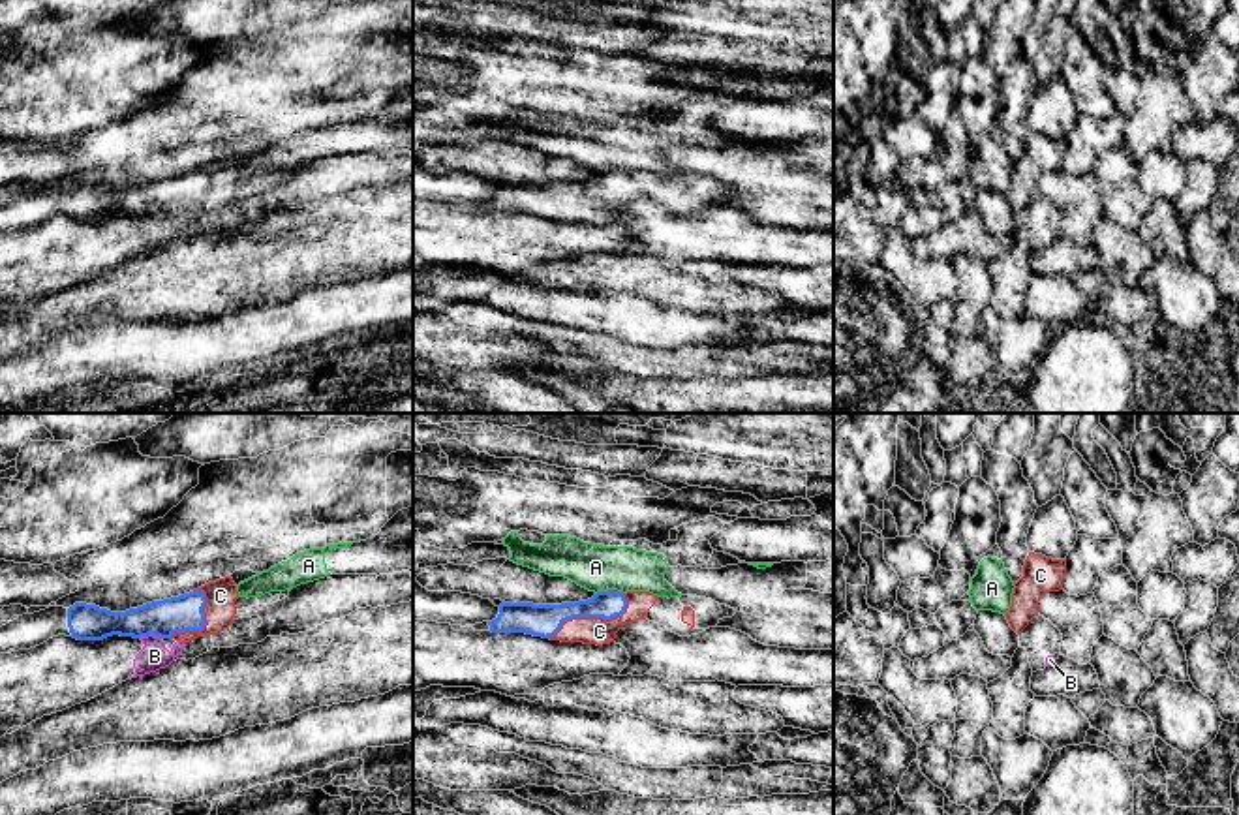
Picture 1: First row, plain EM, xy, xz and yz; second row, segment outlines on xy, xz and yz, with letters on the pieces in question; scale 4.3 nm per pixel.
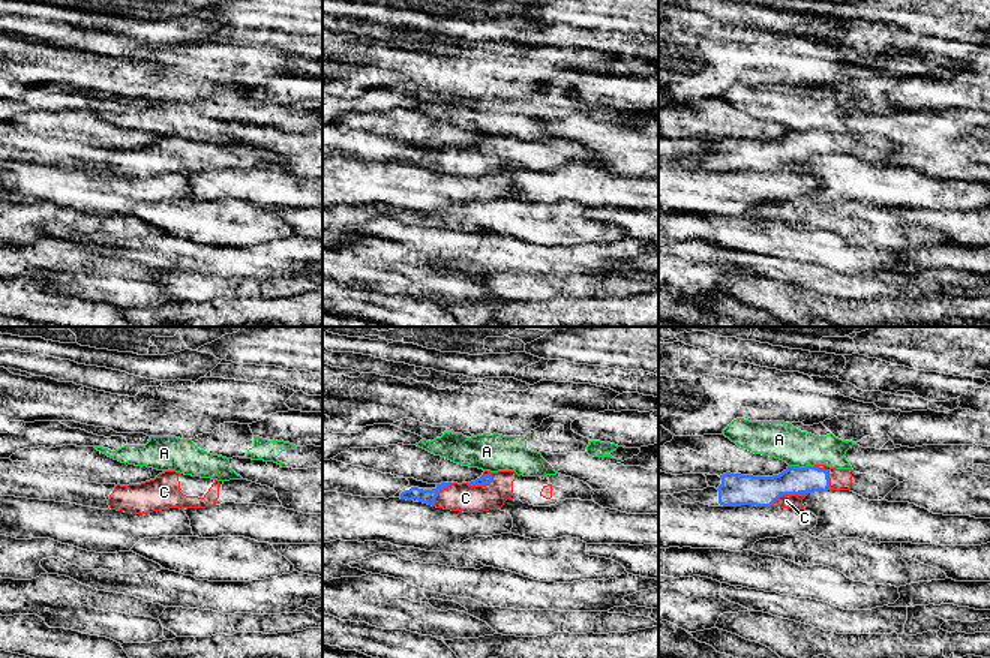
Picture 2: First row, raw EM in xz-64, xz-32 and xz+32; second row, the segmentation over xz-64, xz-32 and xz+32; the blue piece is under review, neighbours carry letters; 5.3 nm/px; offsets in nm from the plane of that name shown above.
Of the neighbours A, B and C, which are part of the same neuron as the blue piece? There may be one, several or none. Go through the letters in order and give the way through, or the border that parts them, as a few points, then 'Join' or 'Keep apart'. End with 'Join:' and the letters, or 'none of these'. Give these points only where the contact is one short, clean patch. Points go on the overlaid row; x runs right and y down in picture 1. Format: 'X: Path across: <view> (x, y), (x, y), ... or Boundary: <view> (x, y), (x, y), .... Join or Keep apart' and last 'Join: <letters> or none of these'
A: Boundary: xz (607, 590), (596, 594). Keep apart
B: Boundary: xy (139, 637), (152, 635), (160, 639). Keep apart
C: Path across: xz (541, 620), (590, 616), (599, 626), (599, 631). Join
Join: C

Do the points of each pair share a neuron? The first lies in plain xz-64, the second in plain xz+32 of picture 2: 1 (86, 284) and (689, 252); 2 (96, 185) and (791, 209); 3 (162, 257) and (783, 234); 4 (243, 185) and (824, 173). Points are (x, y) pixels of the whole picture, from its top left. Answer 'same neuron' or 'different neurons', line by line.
1: same neuron
2: different neurons
3: same neuron
4: same neuron

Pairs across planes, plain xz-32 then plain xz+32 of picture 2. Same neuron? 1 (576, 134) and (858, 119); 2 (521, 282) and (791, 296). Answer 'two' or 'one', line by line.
1: one
2: two

